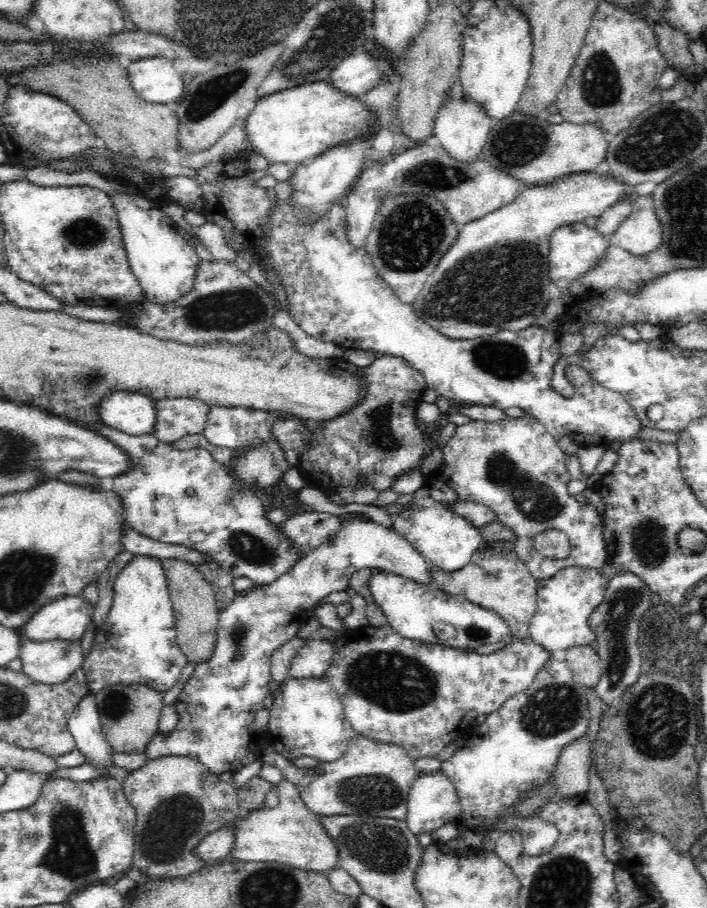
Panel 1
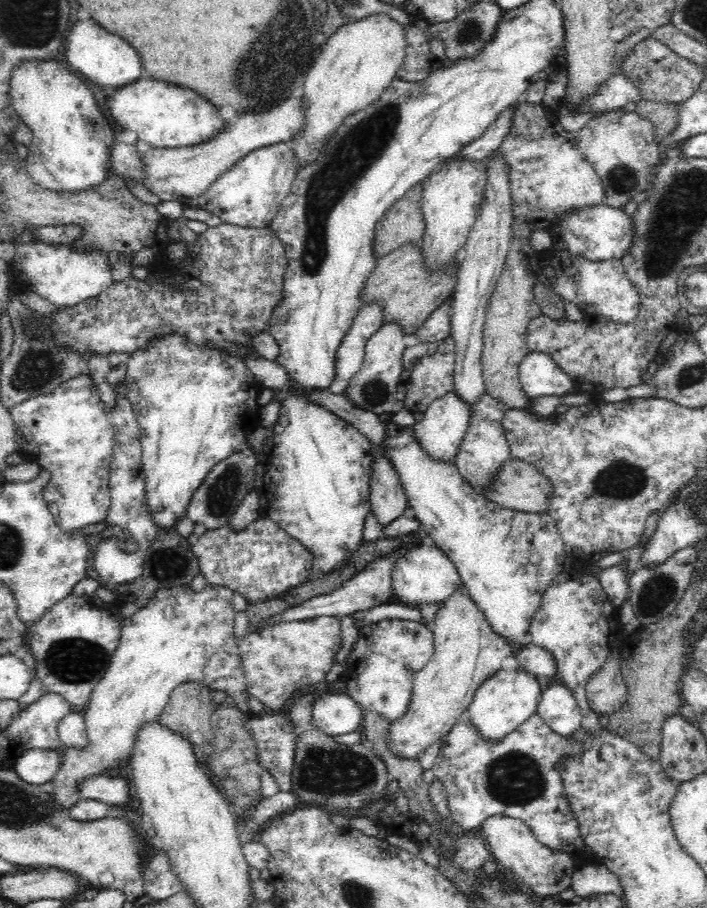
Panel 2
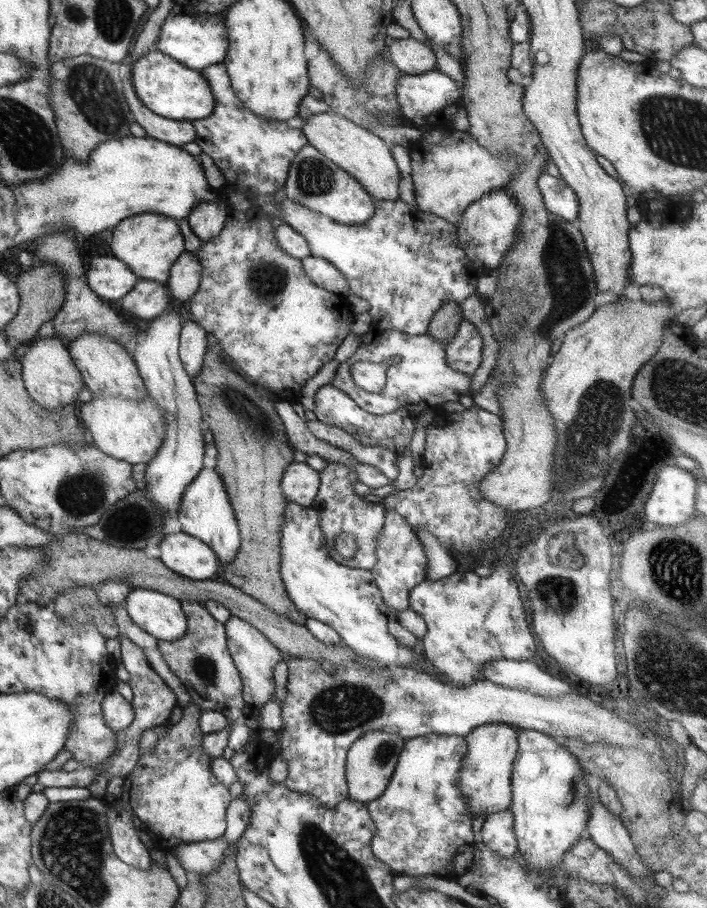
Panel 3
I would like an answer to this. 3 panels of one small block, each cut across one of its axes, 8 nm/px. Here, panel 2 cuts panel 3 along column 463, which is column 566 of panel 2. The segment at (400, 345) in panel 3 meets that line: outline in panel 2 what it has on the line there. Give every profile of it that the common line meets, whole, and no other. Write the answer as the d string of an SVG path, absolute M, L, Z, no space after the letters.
M529 352L520 363L518 376L522 389L531 399L562 396L579 391L577 384L549 354Z

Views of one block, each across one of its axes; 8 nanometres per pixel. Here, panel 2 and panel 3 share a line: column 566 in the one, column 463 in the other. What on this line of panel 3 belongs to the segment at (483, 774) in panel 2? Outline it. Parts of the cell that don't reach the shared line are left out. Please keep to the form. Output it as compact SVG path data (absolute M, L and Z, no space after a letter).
M434 733L406 740L386 790L378 799L374 799L374 802L365 804L375 824L376 834L370 843L371 851L378 860L392 869L394 876L452 876L454 857L464 851L468 852L478 842L474 839L472 831L472 815L468 813L468 805L464 803L464 797L457 784L466 752L467 743L462 736Z

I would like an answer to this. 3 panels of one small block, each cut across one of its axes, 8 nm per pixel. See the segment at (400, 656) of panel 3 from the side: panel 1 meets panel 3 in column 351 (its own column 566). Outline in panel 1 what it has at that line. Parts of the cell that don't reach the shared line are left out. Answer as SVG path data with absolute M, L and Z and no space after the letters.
M569 566L558 571L554 576L537 580L537 611L531 618L528 628L528 636L534 643L542 645L544 649L550 651L550 656L554 650L566 650L571 646L584 646L596 638L596 633L590 627L588 618L602 602L606 594L606 584L609 580L600 573L600 569Z

